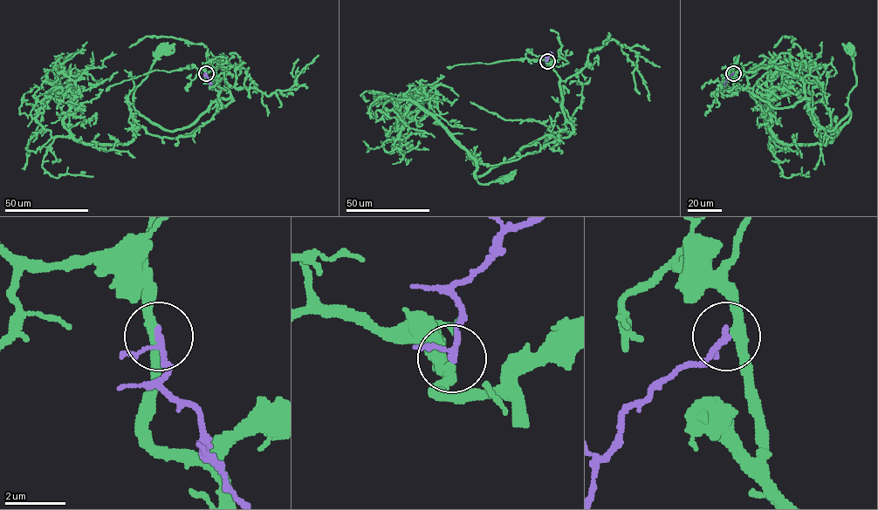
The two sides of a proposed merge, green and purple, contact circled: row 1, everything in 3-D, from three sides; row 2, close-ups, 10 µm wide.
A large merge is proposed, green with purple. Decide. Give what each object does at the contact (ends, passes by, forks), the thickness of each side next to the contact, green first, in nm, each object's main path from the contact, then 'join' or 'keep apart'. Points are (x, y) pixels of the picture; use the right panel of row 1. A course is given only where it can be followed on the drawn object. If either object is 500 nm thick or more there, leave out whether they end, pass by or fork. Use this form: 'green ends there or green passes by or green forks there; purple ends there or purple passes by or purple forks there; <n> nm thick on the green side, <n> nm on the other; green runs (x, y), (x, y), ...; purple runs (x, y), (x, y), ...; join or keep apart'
green passes by; purple passes by; 340 nm thick on the green side, 170 nm on the other; green runs (733, 73), (737, 83), (773, 107), (810, 98), (812, 122), (832, 131), (847, 114), (856, 83), (850, 49); purple runs (733, 73), (723, 84); keep apart

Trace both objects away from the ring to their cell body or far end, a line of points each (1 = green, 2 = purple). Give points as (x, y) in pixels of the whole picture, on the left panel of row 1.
1: (206, 73), (224, 106), (232, 99), (219, 98), (174, 131), (151, 123), (135, 110), (133, 94), (164, 49)
2: (206, 73), (209, 84)

